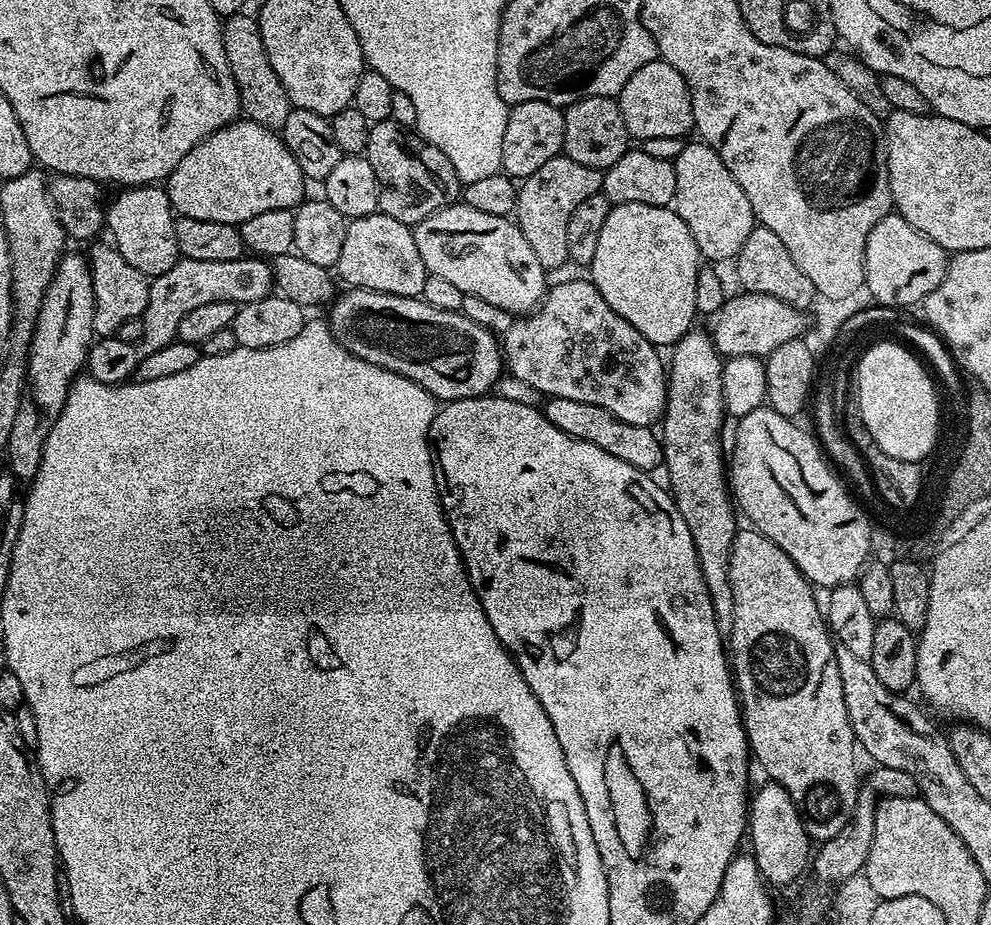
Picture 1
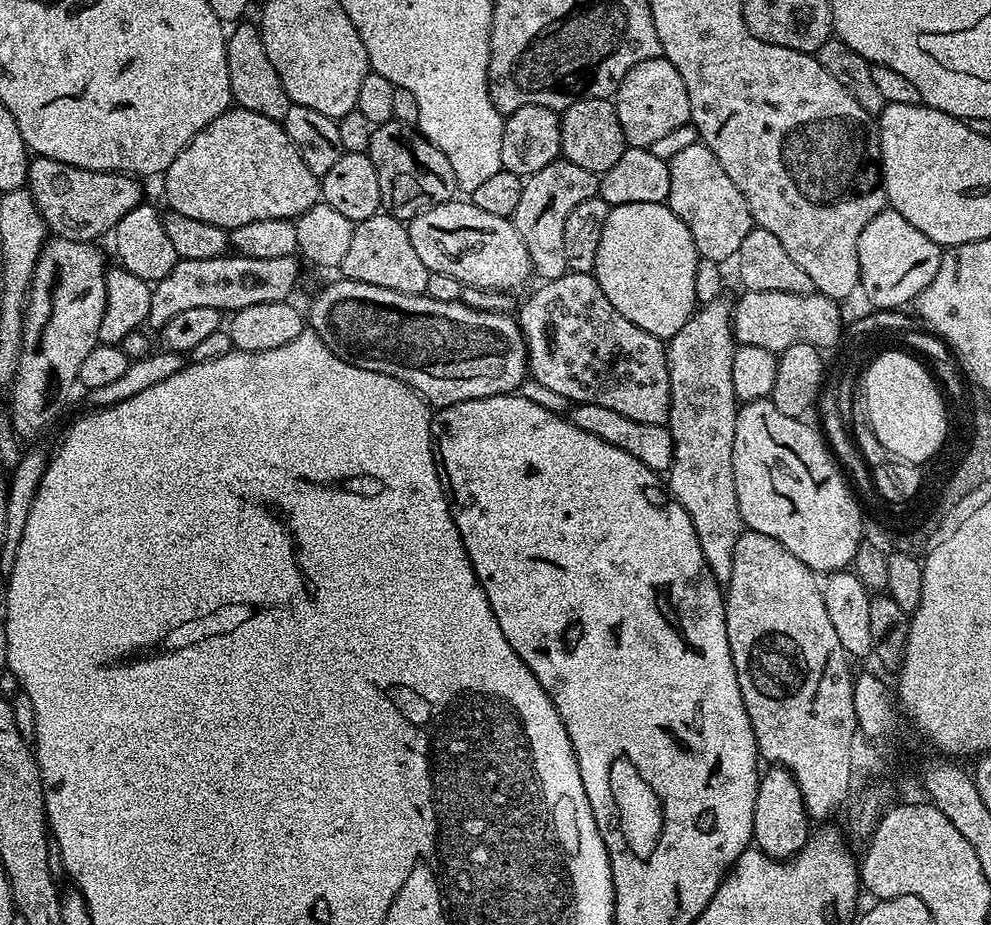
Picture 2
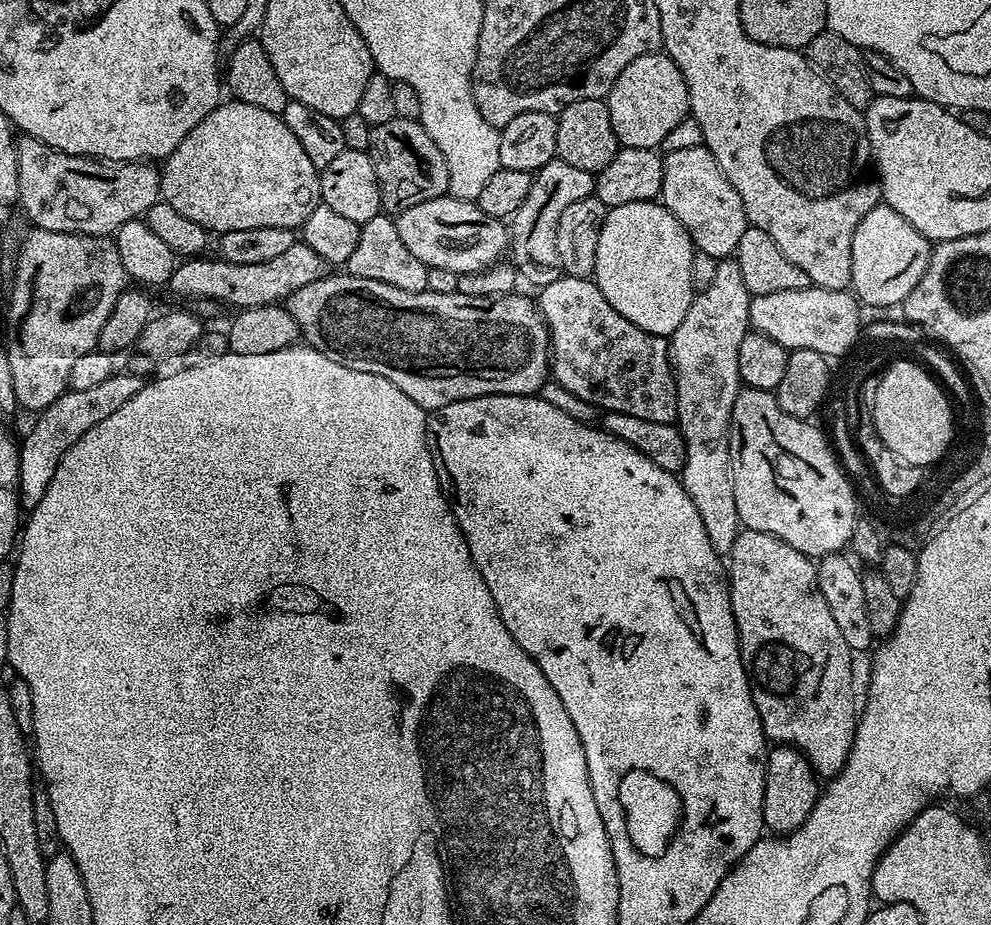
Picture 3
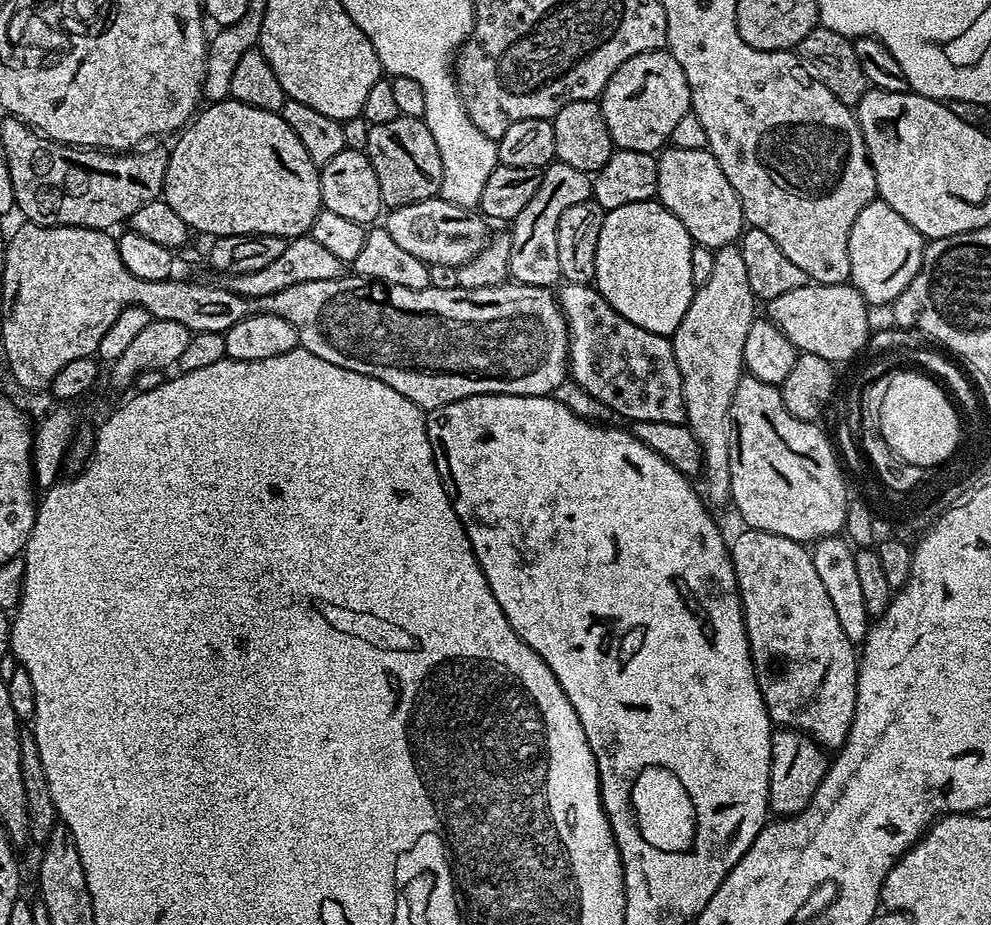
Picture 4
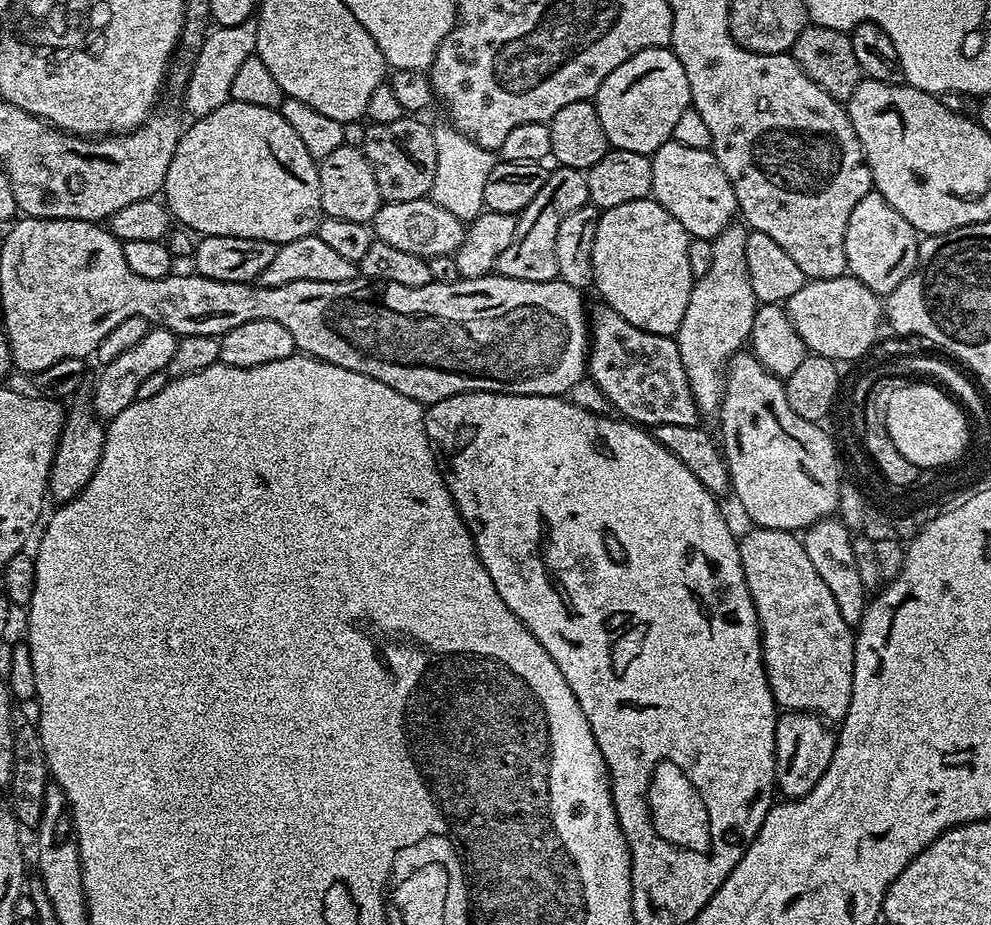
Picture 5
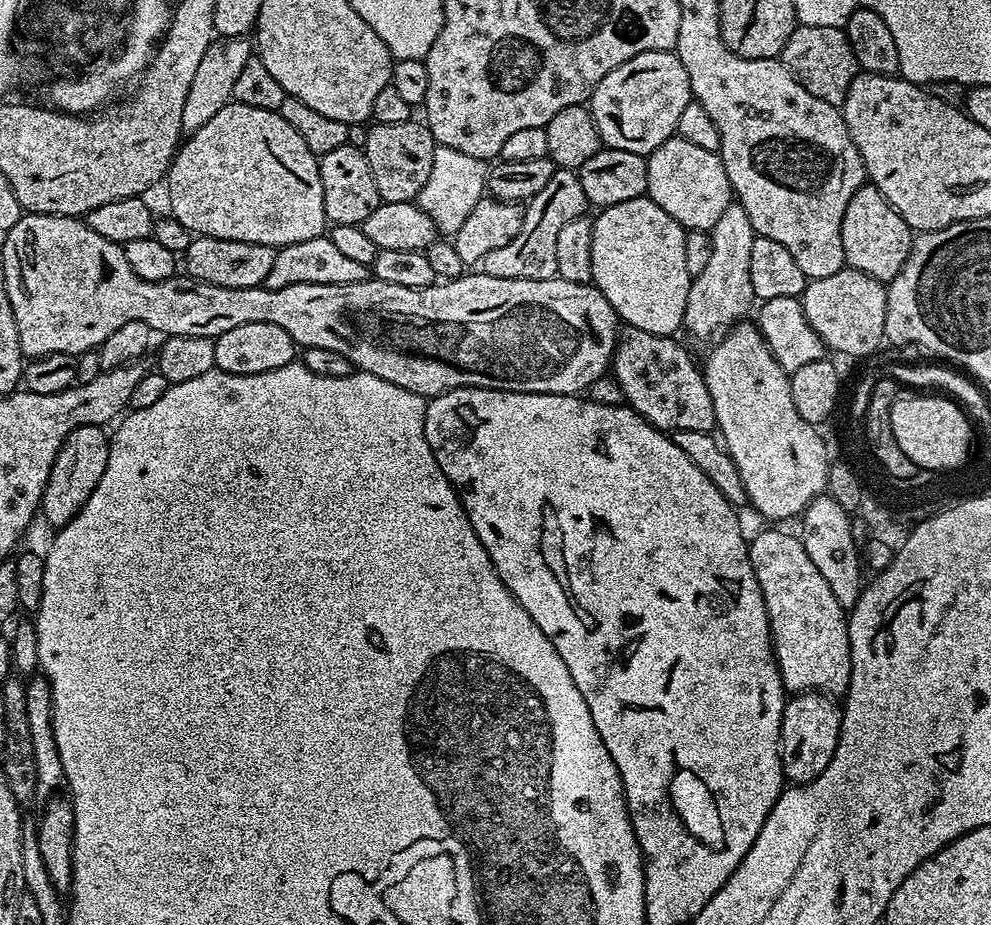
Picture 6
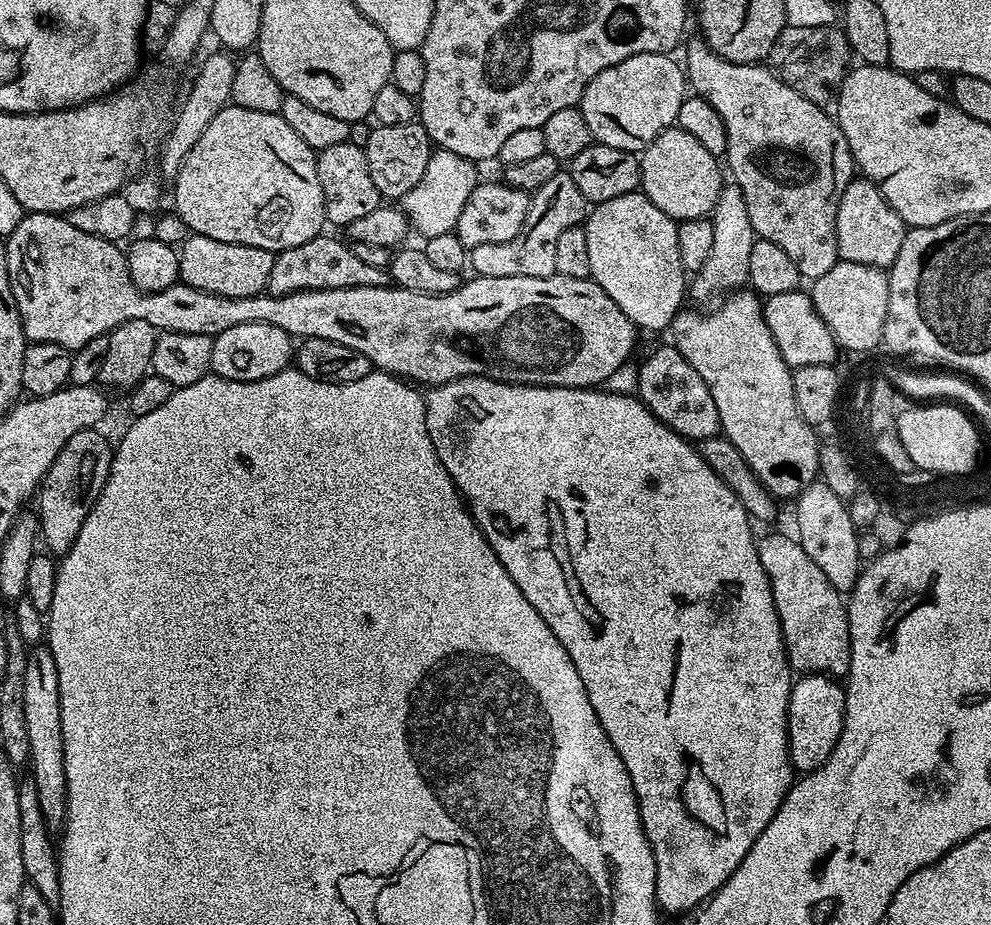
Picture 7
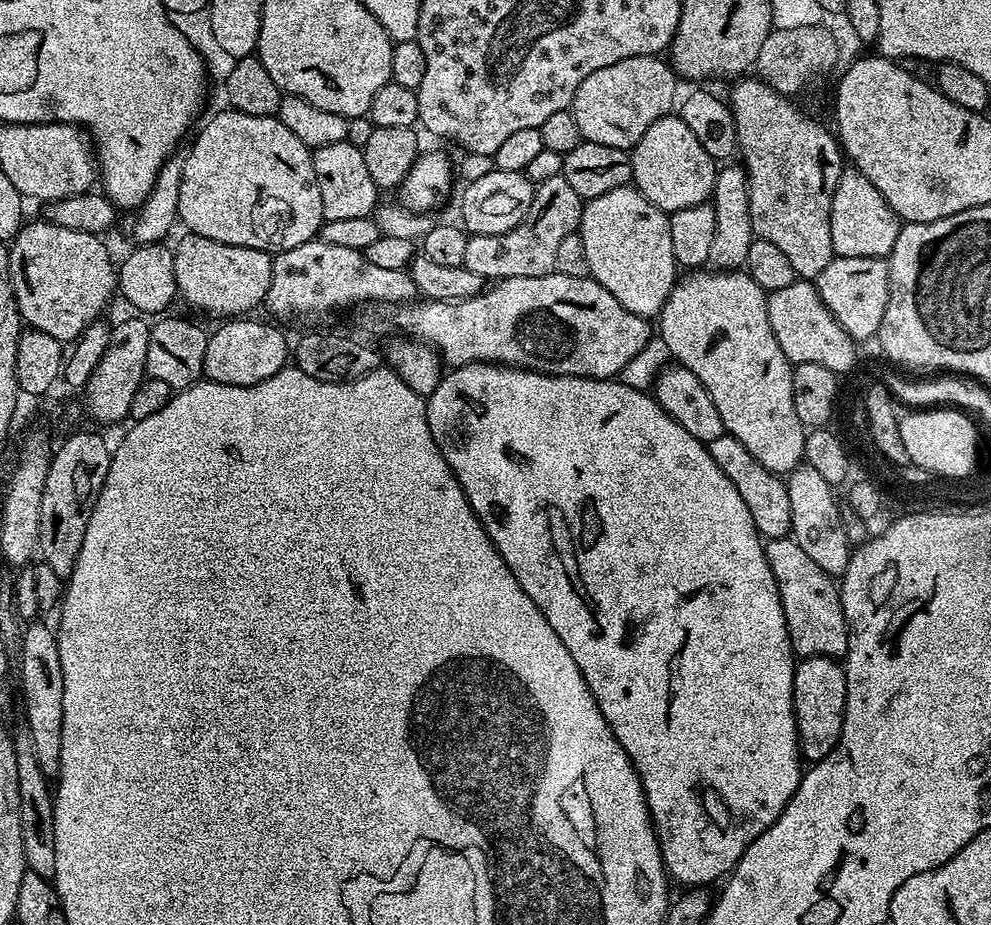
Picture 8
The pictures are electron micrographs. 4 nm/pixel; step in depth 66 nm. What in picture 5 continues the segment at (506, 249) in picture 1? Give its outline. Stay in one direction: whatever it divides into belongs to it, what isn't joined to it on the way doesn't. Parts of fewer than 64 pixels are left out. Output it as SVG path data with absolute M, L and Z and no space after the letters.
M431 198L414 202L381 203L370 227L375 239L386 242L386 246L394 246L394 250L406 250L406 254L425 258L451 256L463 248L466 239L465 221L450 214L450 210L442 210L442 206L438 206Z

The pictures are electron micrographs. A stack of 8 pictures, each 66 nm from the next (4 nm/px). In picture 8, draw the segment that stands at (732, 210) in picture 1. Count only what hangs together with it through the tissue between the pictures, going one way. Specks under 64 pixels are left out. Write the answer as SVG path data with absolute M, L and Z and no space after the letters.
M678 114L658 118L630 152L632 184L654 206L669 214L686 206L709 203L718 171L717 161L698 142L693 131Z

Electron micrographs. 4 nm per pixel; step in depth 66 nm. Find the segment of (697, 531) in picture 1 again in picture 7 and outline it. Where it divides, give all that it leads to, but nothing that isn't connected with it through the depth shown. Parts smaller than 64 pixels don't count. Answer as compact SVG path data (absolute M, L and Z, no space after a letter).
M735 182L725 183L710 219L714 226L714 242L710 246L710 258L706 258L699 272L691 277L691 299L693 296L696 300L715 301L748 284L750 250L758 237L750 226L750 214L746 214L746 198L742 198L742 190Z

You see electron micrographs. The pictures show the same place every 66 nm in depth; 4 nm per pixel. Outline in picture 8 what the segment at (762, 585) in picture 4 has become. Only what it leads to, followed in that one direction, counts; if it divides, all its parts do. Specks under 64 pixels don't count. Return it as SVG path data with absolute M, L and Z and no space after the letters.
M791 535L774 538L764 545L766 562L770 562L770 574L778 586L778 598L782 602L782 614L786 614L786 630L790 634L792 651L797 657L830 656L844 658L848 654L848 623L842 610L837 581L827 576L798 546Z

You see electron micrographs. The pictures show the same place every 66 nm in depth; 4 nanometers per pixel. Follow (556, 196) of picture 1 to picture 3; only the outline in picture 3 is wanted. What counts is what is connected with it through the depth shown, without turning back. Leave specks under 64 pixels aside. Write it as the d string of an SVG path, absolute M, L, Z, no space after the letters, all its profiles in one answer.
M558 158L533 175L526 202L518 206L516 215L510 220L510 260L523 279L525 276L535 286L543 286L562 275L558 262L558 218L562 218L562 210L566 210L566 206L578 202L578 198L593 195L595 190L593 173L578 170L578 166L570 166L570 162L562 162Z

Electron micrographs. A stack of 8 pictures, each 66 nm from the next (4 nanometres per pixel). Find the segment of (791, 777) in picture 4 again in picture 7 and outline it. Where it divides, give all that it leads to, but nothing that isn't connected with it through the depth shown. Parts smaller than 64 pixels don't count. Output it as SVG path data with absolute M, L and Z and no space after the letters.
M804 674L793 683L788 699L788 757L793 769L803 774L818 770L830 758L844 725L844 688L833 677L823 674Z

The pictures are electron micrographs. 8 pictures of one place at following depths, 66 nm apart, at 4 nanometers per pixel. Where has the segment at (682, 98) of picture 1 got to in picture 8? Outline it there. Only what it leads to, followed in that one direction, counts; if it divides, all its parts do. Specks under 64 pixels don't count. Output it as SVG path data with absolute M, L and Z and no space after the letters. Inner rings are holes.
M655 56L622 58L614 66L602 66L582 81L582 86L572 99L570 109L574 122L578 122L581 141L599 142L601 146L614 146L631 150L636 143L658 122L669 115L677 103L678 77L669 61ZM673 103L673 106L672 106Z

